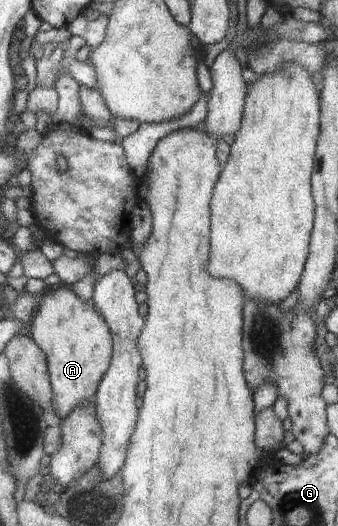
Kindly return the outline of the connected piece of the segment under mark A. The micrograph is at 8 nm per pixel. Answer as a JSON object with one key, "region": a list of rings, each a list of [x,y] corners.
{"region":[[[70,287],[44,292],[35,317],[31,320],[32,338],[47,355],[51,388],[55,394],[54,418],[65,419],[80,405],[88,405],[98,382],[110,370],[110,356],[114,356],[114,340],[109,324],[95,304],[84,300]]]}

